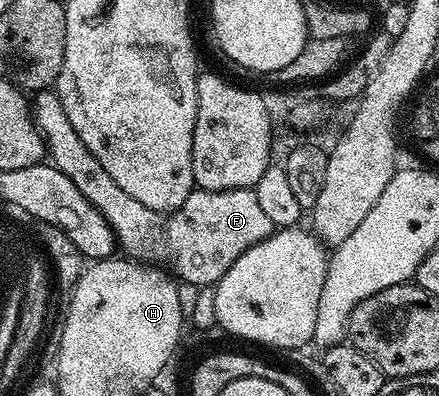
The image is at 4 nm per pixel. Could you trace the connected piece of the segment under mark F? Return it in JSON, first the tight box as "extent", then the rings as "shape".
{"extent":[31,91,275,286],"shape":[[[56,91],[36,93],[31,100],[31,111],[53,167],[67,174],[67,178],[79,186],[79,194],[100,210],[111,226],[116,247],[120,251],[122,248],[128,259],[150,266],[164,266],[174,277],[182,276],[189,284],[216,286],[223,274],[227,274],[227,270],[231,270],[233,263],[247,254],[251,246],[273,235],[275,229],[271,218],[267,218],[267,213],[259,207],[259,198],[255,198],[251,188],[218,192],[197,188],[174,212],[151,210],[151,206],[135,202],[135,198],[127,195],[116,184],[115,178],[99,166],[99,158],[83,146],[83,138],[79,138],[71,122],[67,122],[67,114]]]}

